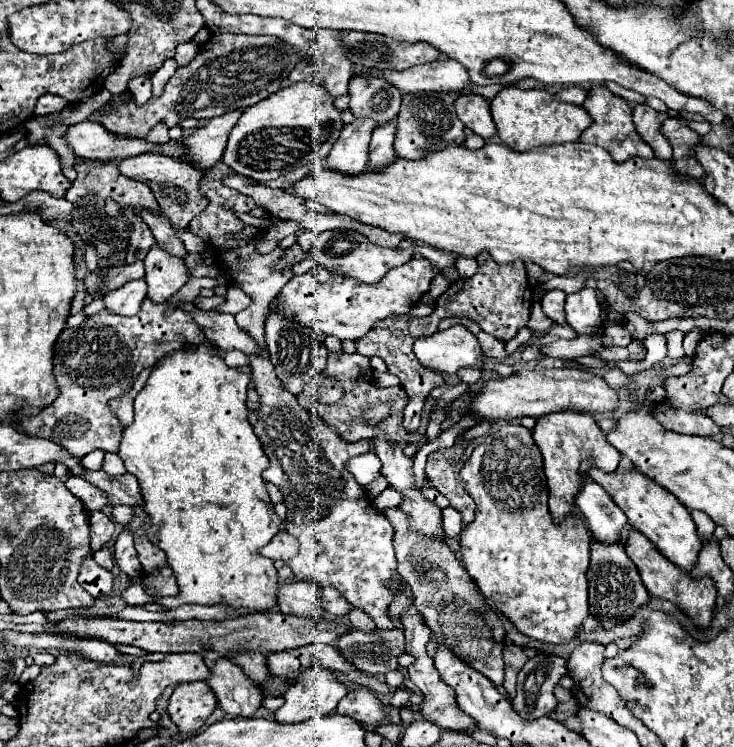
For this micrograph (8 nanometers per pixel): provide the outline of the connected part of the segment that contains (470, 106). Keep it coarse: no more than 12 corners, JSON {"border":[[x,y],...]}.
{"border":[[478,94],[456,98],[458,118],[474,134],[496,134],[490,104]]}

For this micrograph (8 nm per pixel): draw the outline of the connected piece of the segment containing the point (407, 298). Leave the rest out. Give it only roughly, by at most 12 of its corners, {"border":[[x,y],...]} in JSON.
{"border":[[430,260],[376,284],[316,264],[272,300],[298,324],[360,340],[428,292]]}

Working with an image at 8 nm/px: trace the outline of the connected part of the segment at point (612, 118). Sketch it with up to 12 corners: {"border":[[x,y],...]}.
{"border":[[606,86],[584,102],[592,126],[580,142],[602,146],[616,162],[652,158],[632,108]]}

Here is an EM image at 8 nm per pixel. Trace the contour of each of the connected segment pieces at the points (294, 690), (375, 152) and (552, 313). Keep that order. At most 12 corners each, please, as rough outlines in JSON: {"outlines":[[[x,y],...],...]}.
{"outlines":[[[308,668],[286,692],[274,720],[324,718],[346,688],[336,674]],[[396,124],[376,128],[368,152],[368,168],[390,166]],[[548,290],[540,304],[556,324],[564,320],[564,292]]]}

